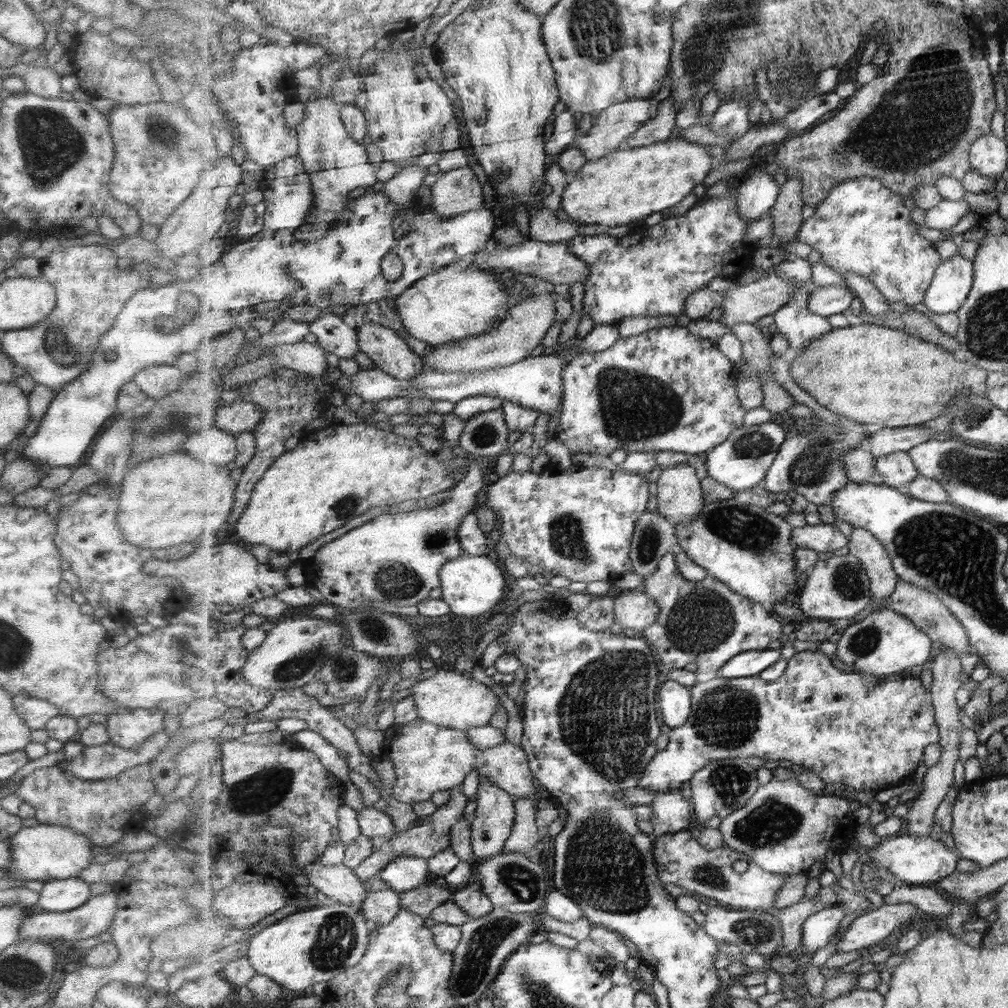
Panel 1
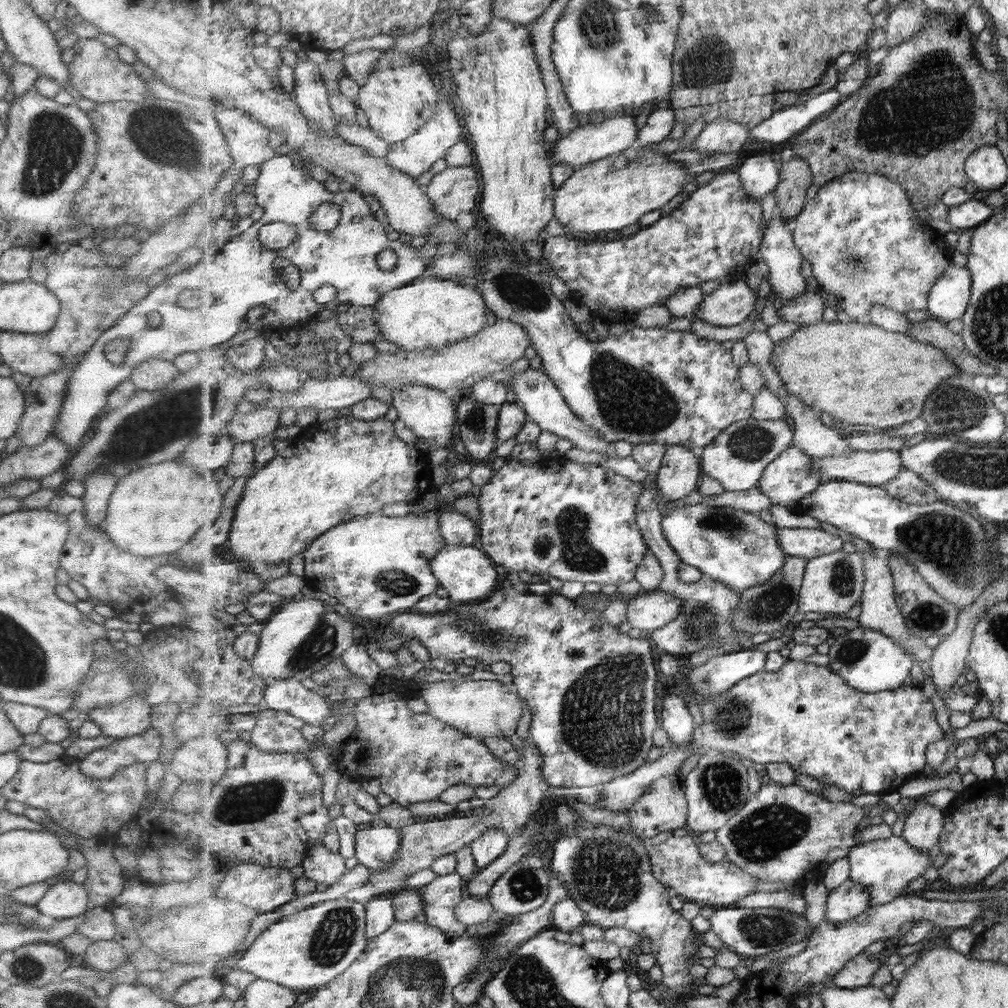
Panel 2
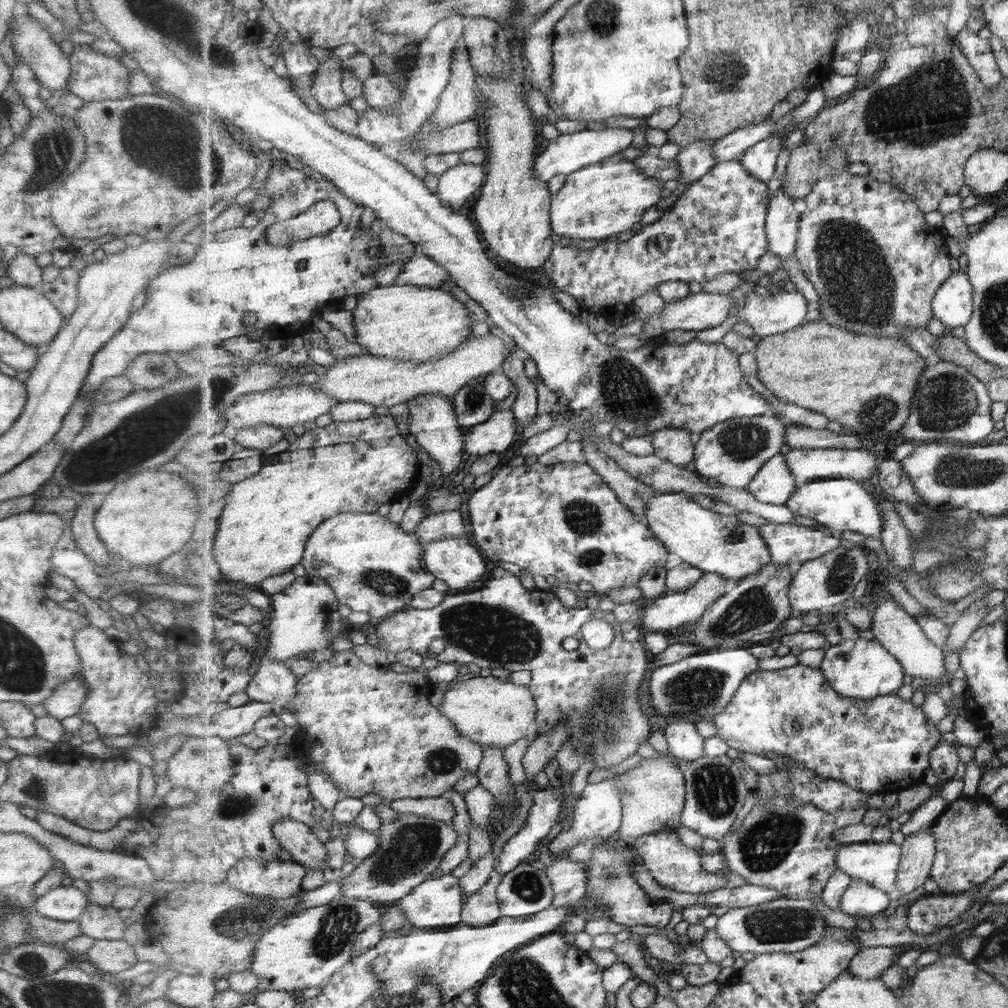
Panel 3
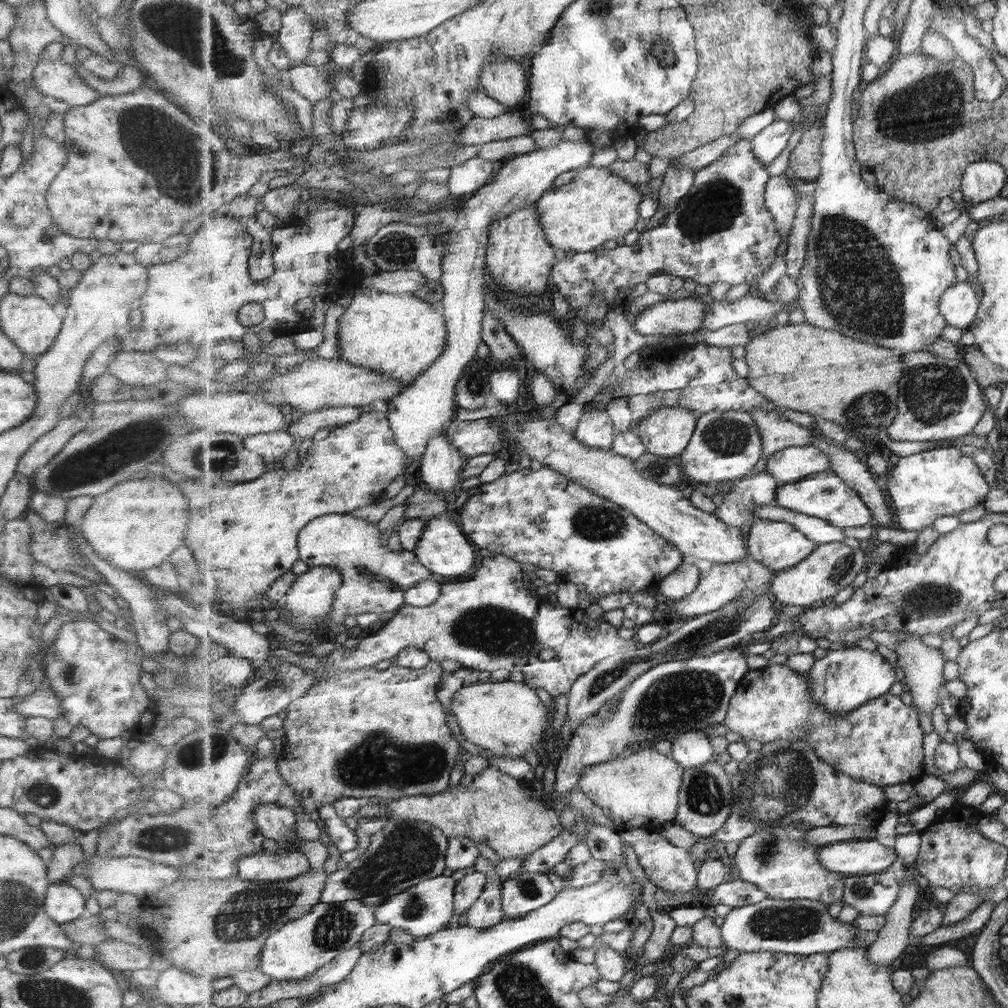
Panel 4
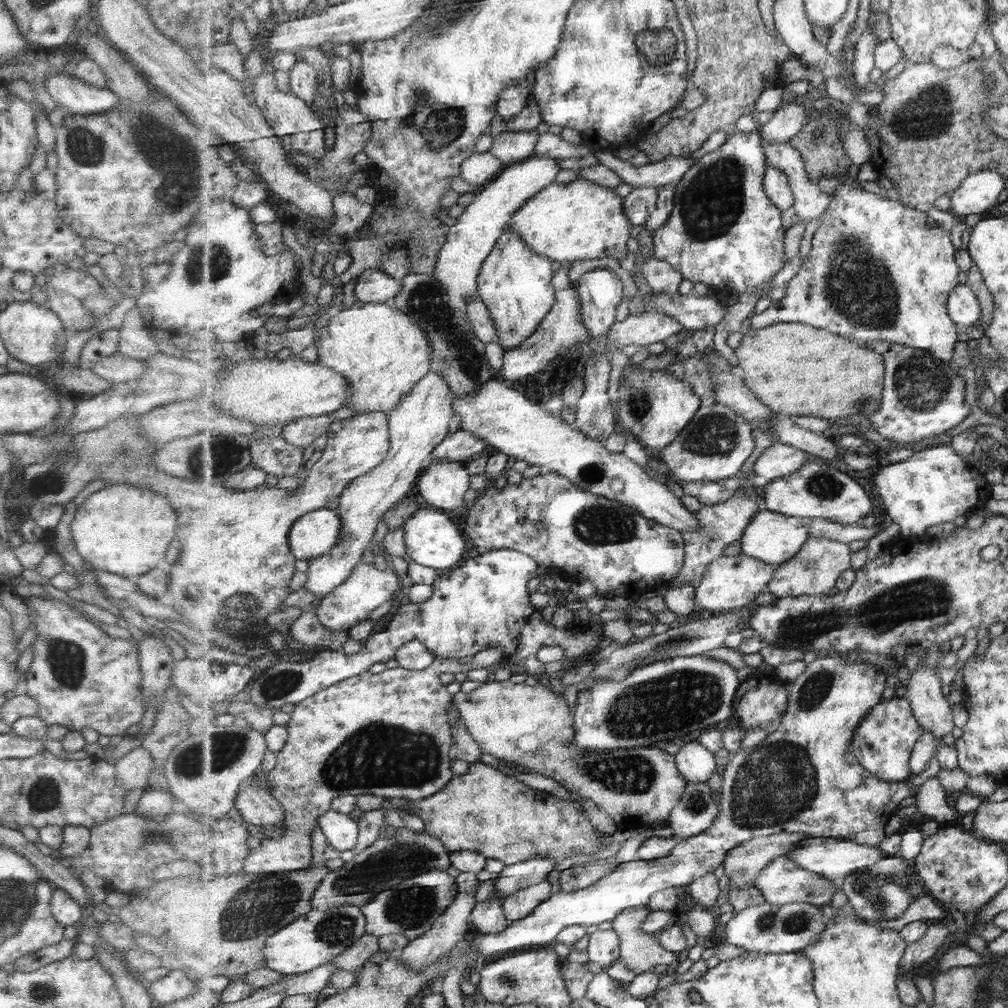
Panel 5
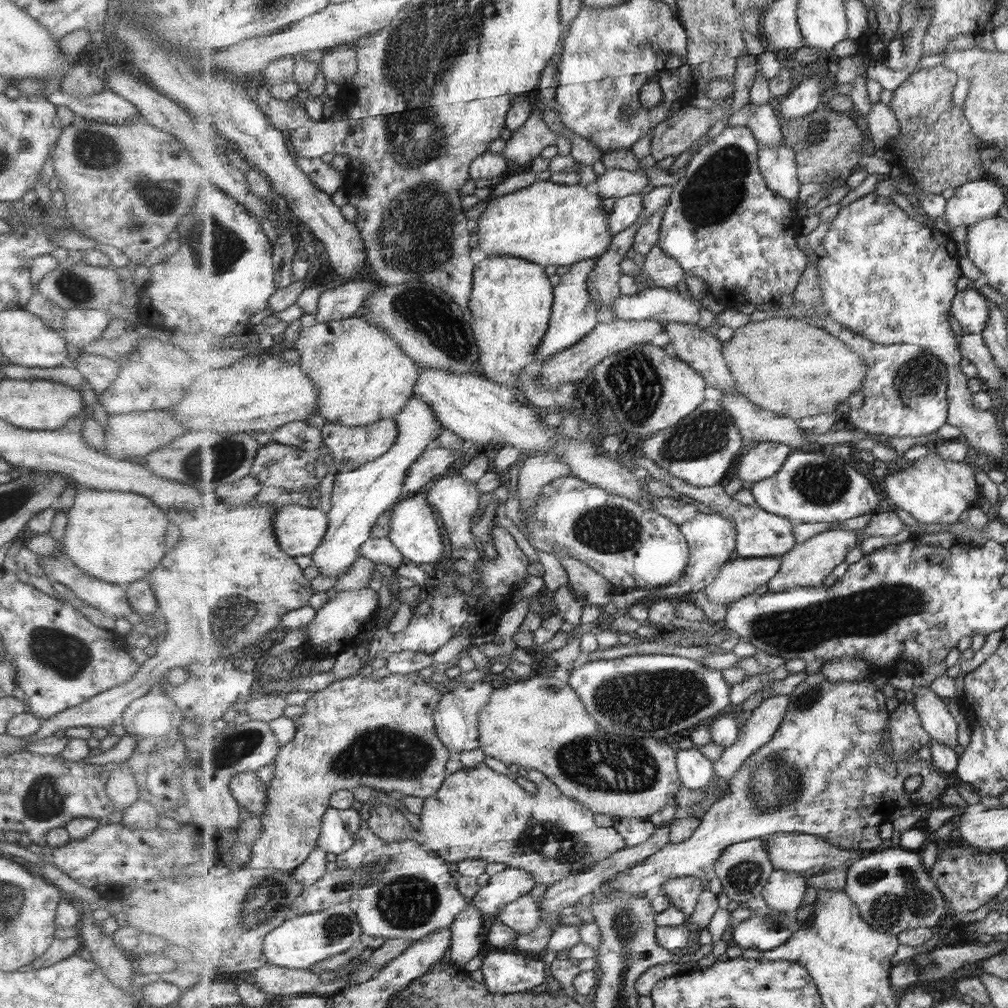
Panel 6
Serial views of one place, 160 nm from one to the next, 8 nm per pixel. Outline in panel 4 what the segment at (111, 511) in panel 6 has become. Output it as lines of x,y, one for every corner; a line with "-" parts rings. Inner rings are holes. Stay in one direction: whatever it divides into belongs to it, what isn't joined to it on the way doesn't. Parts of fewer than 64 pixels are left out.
123,480
93,497
77,526
82,541
101,560
138,574
161,564
183,542
187,506
183,496
165,480

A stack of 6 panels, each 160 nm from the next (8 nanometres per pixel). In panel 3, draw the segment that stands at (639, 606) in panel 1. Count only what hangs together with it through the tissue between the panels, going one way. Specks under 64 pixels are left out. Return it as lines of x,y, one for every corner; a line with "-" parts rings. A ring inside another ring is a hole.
704,573
697,585
684,592
669,592
665,597
653,602
643,602
644,615
641,626
646,626
652,631
671,633
682,630
685,625
698,621
706,610
711,609
725,593
726,588
731,588
733,580
717,573

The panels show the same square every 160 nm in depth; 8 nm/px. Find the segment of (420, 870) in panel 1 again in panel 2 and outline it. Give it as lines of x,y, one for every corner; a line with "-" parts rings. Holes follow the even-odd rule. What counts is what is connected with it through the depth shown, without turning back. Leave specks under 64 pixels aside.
392,826
361,827
356,832
356,857
373,871
388,869
400,855
401,835

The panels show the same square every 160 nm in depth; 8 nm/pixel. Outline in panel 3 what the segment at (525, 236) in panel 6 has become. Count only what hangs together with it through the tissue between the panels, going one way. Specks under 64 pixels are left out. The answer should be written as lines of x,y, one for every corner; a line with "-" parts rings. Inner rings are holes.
616,155
609,157
603,162
586,166
568,175
566,185
552,198
550,210
552,229
559,237
567,239
593,240
594,238
600,242
605,239
610,240
619,232
631,230
631,226
635,226
637,222
641,223
647,210
655,207
657,202
661,200
661,187
669,185
665,181
655,180
643,174
633,160
627,161

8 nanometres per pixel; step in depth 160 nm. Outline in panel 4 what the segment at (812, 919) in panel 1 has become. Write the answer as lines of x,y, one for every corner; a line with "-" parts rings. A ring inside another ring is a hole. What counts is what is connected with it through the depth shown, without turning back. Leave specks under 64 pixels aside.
890,872
850,876
846,880
844,902
865,916
890,912
902,892
902,884

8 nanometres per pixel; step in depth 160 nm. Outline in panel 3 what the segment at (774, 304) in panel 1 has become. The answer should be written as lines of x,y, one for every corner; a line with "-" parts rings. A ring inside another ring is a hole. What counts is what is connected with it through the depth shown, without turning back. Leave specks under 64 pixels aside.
691,293
683,300
667,303
662,313
644,322
645,334
662,340
664,333
669,330
715,328
727,320
733,305
736,306
729,293

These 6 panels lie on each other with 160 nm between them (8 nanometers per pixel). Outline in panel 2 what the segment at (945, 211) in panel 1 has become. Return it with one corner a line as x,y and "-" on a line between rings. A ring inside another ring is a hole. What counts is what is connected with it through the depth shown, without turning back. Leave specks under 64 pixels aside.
978,196
964,202
961,206
950,207
950,215
947,221
954,230
973,230
992,218
993,212
995,210
985,204

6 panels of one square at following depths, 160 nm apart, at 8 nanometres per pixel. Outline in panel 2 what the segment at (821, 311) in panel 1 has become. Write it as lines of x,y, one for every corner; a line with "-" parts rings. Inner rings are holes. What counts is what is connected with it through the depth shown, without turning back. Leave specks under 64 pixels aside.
819,290
815,293
805,293
793,300
776,301
778,316
785,322
797,322
804,326
823,321
823,312
829,299
823,298

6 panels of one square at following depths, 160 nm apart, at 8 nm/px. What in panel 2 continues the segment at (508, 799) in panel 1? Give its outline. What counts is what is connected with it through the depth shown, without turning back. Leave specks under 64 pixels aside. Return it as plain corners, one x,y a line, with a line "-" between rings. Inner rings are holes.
490,828
483,836
471,843
470,847
476,858
477,873
505,854
511,838
511,835
498,828

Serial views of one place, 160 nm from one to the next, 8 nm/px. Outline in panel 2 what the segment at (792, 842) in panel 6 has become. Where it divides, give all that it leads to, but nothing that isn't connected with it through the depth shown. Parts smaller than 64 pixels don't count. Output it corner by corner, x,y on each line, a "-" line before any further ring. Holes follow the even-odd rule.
893,835
887,840
861,842
848,854
850,862
849,878
870,888
871,906
893,902
898,896
906,893
911,880
923,876
929,866
937,867
940,858
931,859
927,850
911,846
906,838

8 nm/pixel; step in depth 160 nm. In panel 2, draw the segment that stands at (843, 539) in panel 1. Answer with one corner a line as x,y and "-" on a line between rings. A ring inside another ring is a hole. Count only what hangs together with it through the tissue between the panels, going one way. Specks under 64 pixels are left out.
779,528
779,542
789,557
812,559
841,550
843,540
821,529

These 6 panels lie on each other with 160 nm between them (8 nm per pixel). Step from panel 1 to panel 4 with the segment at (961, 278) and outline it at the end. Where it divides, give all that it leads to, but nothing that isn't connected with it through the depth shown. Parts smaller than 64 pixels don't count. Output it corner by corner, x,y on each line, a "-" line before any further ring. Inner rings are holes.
956,282
942,296
940,308
951,326
967,329
978,320
981,301
971,282

